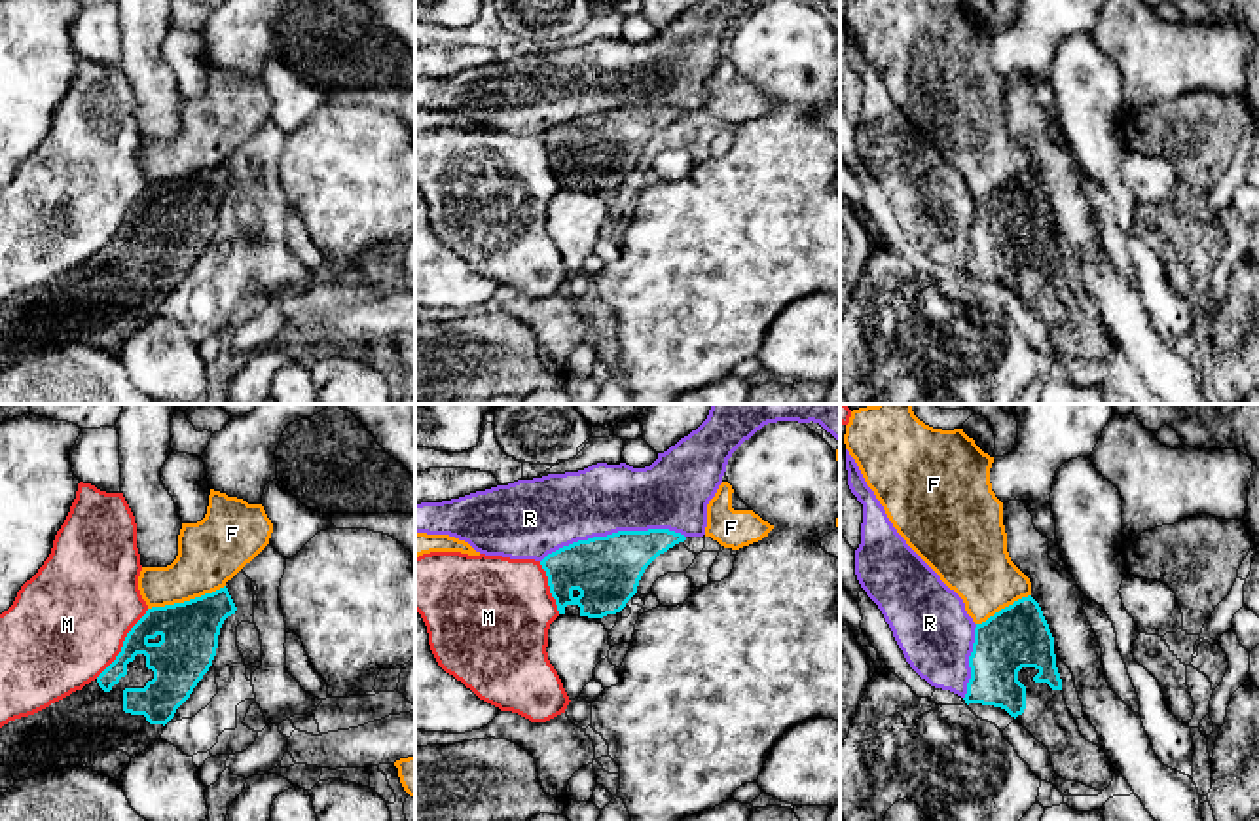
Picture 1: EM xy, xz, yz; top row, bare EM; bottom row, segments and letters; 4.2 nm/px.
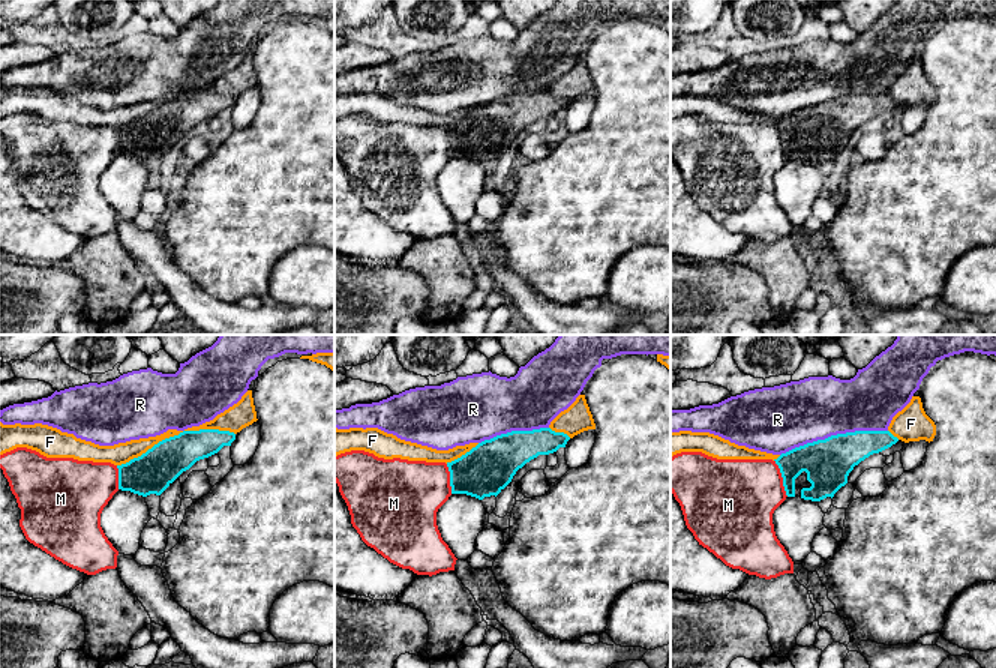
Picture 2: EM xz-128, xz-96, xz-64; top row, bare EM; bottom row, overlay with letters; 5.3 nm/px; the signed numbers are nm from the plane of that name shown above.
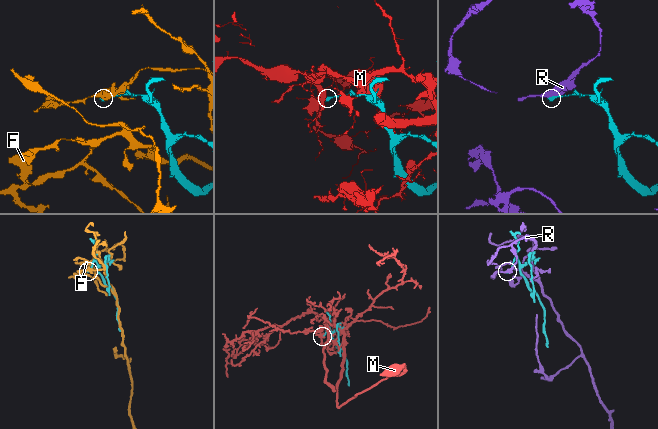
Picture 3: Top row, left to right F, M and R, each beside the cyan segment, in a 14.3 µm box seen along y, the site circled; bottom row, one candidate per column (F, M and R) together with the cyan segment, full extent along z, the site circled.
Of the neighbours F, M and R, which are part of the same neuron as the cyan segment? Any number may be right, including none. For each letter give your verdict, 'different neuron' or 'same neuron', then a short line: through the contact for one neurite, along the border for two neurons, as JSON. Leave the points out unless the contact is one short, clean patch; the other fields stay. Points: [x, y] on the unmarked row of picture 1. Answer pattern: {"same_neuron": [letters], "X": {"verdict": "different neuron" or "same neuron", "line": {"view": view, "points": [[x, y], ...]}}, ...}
{"same_neuron": [], "F": {"verdict": "different neuron"}, "M": {"verdict": "different neuron"}, "R": {"verdict": "different neuron"}}

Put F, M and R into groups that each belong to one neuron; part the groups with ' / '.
F / M / R

